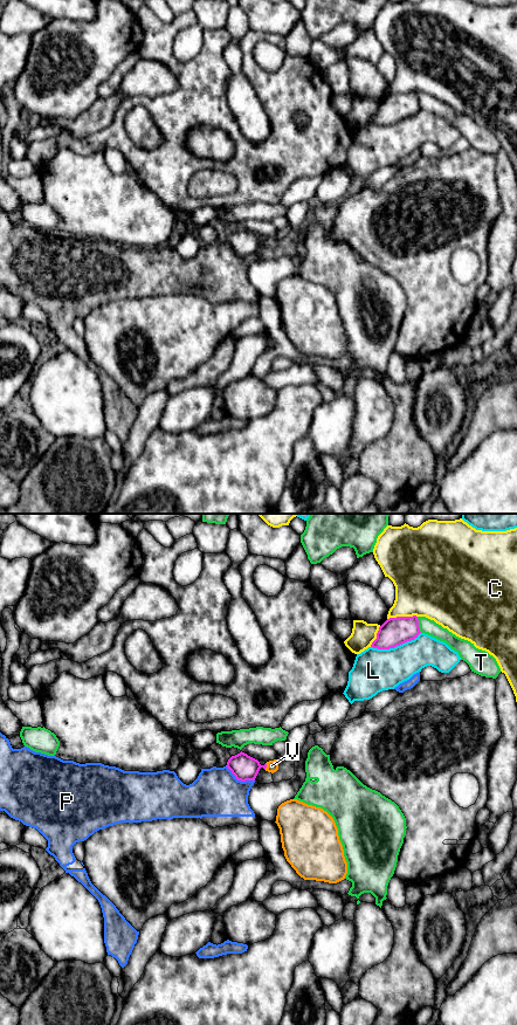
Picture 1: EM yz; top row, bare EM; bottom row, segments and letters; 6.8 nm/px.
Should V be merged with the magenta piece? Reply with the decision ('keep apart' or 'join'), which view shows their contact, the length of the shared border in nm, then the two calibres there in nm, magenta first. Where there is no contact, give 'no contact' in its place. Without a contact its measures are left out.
join; meets magenta in yz; contact 50 nm long; 180 nm thick on the magenta side, 80 nm on the other

